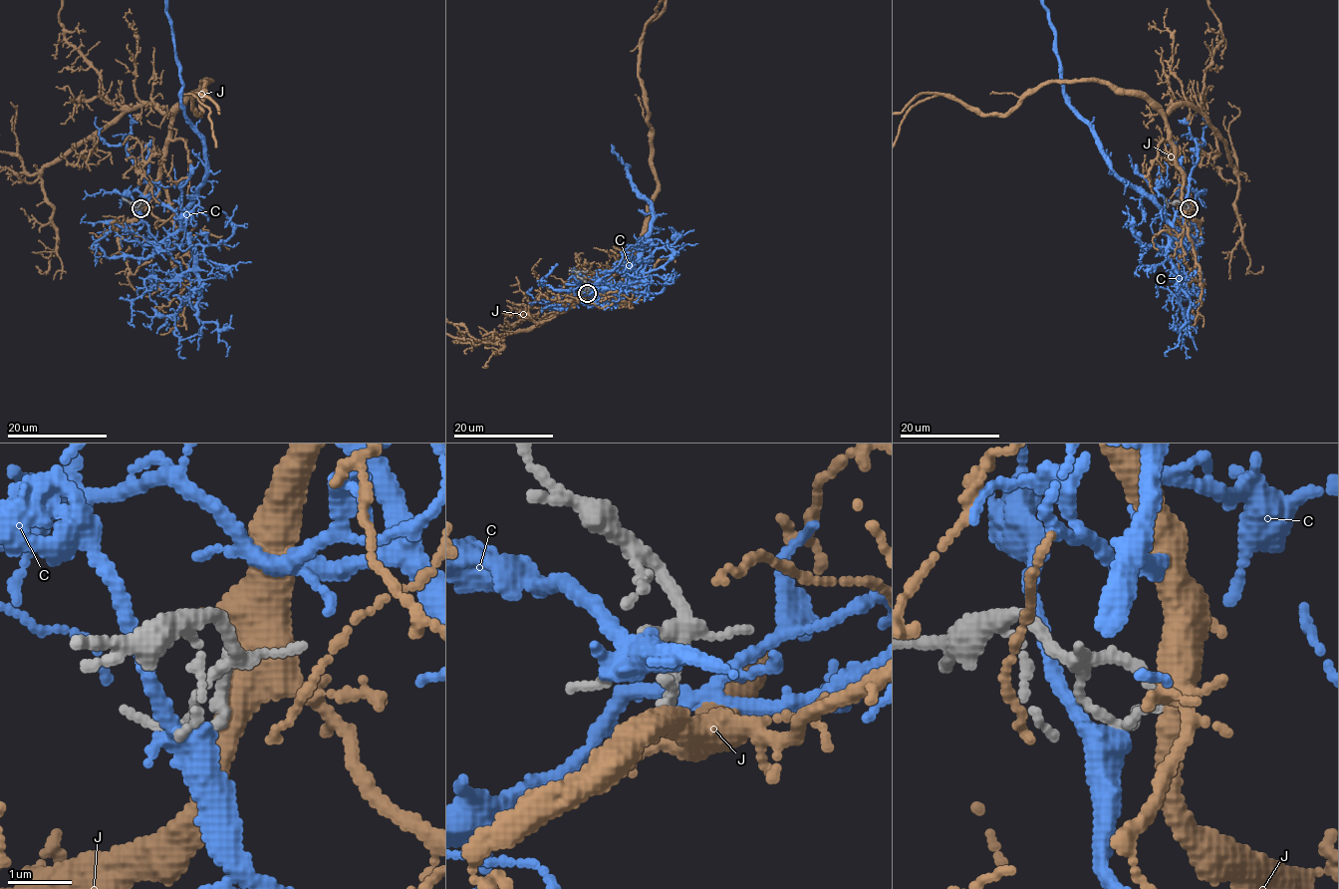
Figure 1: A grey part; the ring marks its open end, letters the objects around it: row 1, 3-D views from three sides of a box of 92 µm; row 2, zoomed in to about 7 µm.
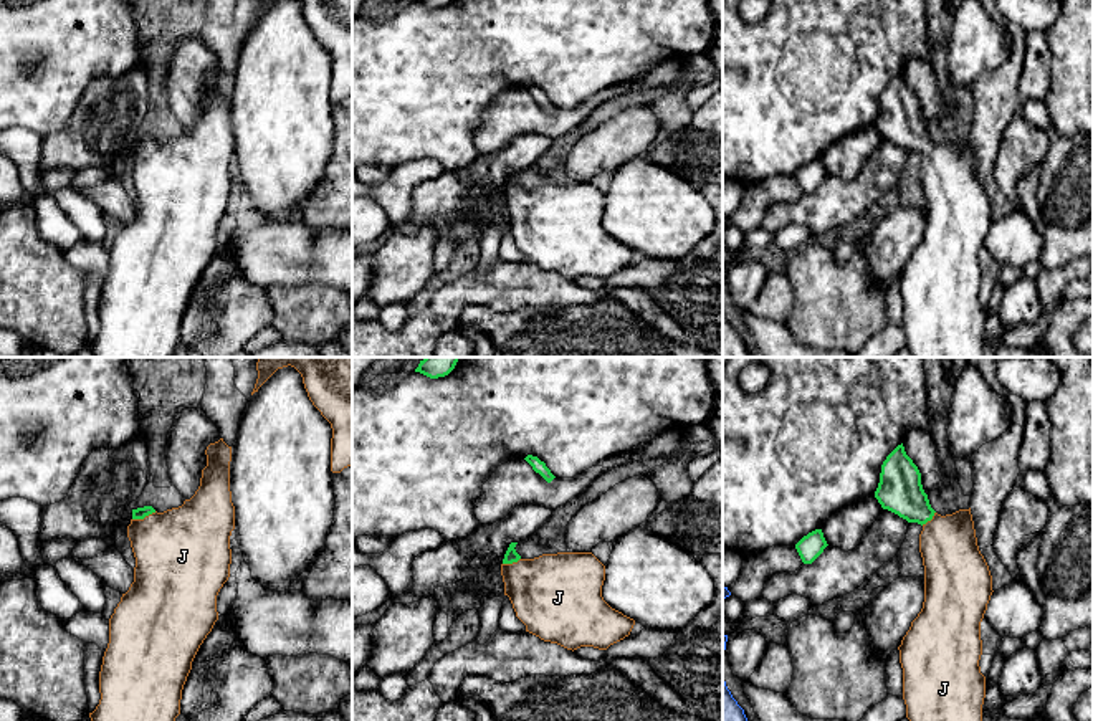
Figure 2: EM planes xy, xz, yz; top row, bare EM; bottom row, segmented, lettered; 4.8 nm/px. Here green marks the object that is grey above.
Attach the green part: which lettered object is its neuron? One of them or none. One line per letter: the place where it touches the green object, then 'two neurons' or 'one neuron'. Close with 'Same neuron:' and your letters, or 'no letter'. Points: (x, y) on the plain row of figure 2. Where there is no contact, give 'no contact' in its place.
C: no contact; two neurons
J: meets green in xy at (144, 146); one neuron
Same neuron: J

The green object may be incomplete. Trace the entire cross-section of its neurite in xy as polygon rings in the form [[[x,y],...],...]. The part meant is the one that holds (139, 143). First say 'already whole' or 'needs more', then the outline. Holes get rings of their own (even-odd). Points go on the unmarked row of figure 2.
needs more; [[[223,68],[205,79],[207,96],[200,116],[182,136],[157,142],[152,136],[132,139],[127,167],[136,187],[134,212],[109,248],[109,273],[99,301],[99,334],[89,347],[93,357],[174,357],[180,344],[182,319],[192,291],[218,250],[217,225],[230,207],[230,165],[235,136],[230,121],[231,76]]]

